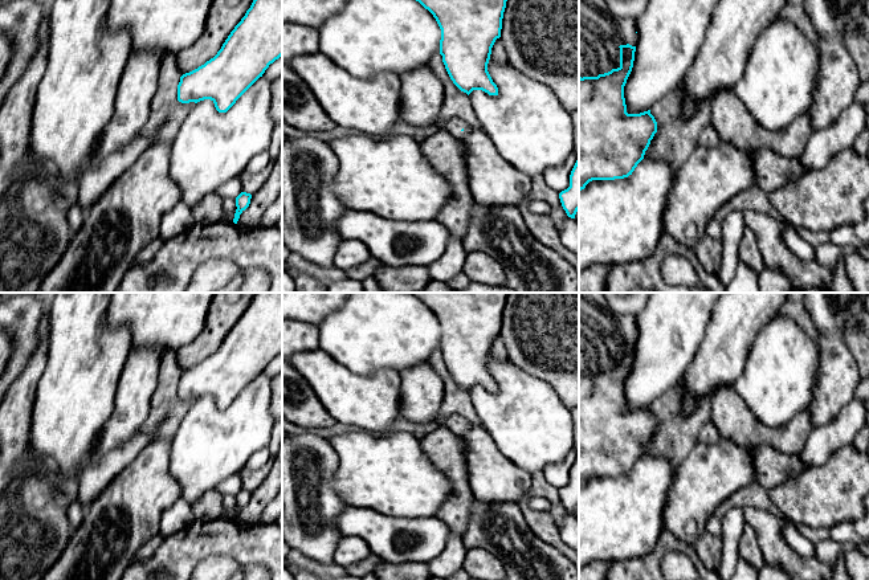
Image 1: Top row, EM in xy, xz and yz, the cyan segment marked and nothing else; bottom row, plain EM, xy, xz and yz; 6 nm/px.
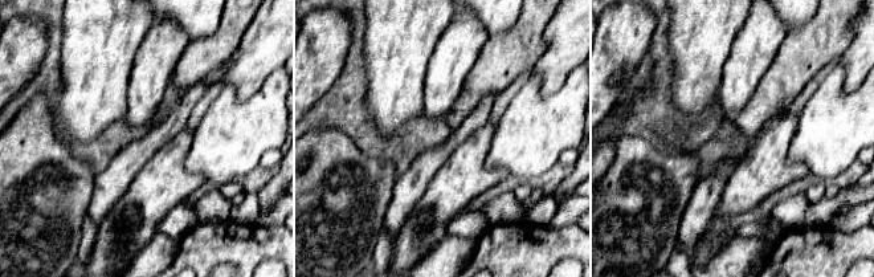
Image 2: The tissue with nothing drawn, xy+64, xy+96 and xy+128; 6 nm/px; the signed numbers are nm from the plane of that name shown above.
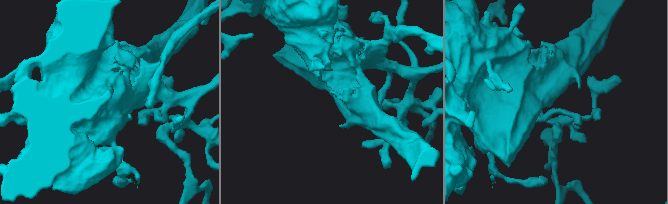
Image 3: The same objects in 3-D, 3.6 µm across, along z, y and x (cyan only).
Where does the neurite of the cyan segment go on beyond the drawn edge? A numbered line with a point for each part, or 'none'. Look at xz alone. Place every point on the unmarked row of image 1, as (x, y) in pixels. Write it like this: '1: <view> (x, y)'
1: xz (453, 423)

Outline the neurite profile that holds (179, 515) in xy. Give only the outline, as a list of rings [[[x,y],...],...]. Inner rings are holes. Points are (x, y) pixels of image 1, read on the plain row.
[[[179,498],[162,514],[159,523],[159,535],[168,536],[193,522],[195,518],[192,512],[192,505]]]

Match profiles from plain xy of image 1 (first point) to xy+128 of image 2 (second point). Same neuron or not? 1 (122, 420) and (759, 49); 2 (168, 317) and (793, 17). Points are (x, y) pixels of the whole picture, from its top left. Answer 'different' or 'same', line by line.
1: same
2: same

